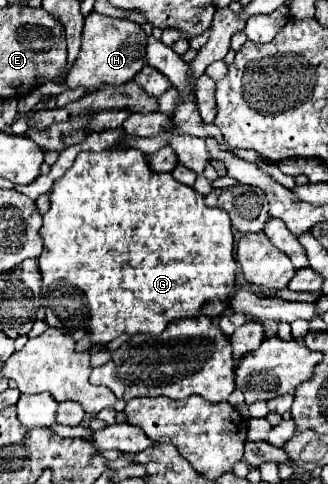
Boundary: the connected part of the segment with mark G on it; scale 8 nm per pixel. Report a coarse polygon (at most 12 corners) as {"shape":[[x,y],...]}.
{"shape":[[139,150],[81,152],[39,230],[49,326],[219,316],[229,214]]}

